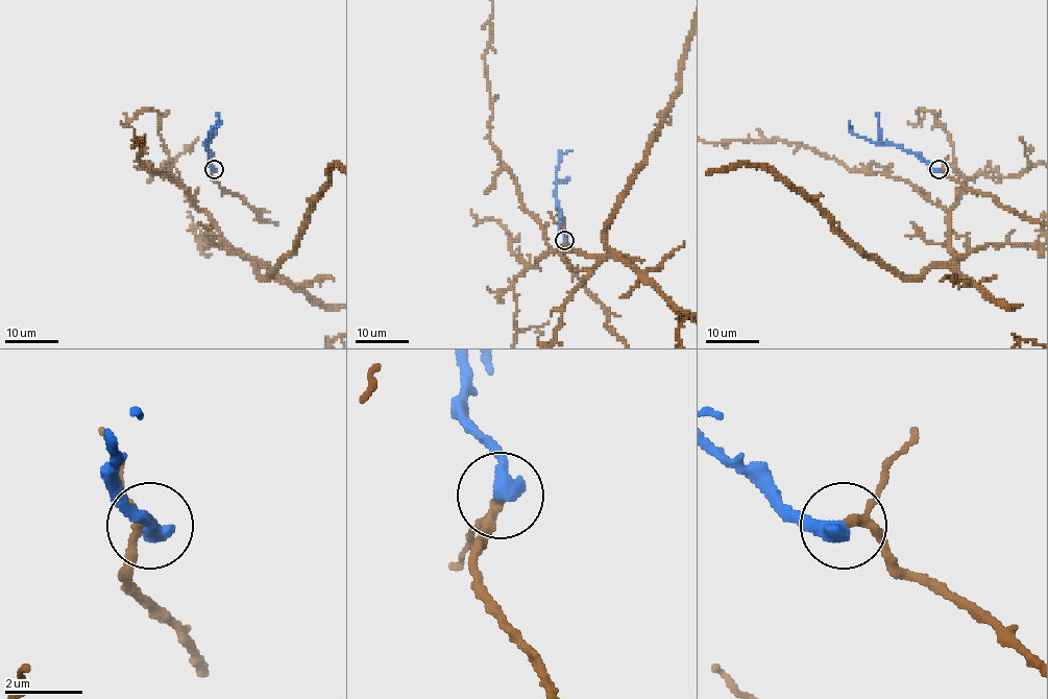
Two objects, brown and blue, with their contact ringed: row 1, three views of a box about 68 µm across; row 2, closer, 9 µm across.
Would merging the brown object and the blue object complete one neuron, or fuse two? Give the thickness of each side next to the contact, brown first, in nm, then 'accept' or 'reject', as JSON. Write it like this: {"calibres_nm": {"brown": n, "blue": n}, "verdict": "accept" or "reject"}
{"calibres_nm": {"brown": 180, "blue": 460}, "verdict": "accept"}

